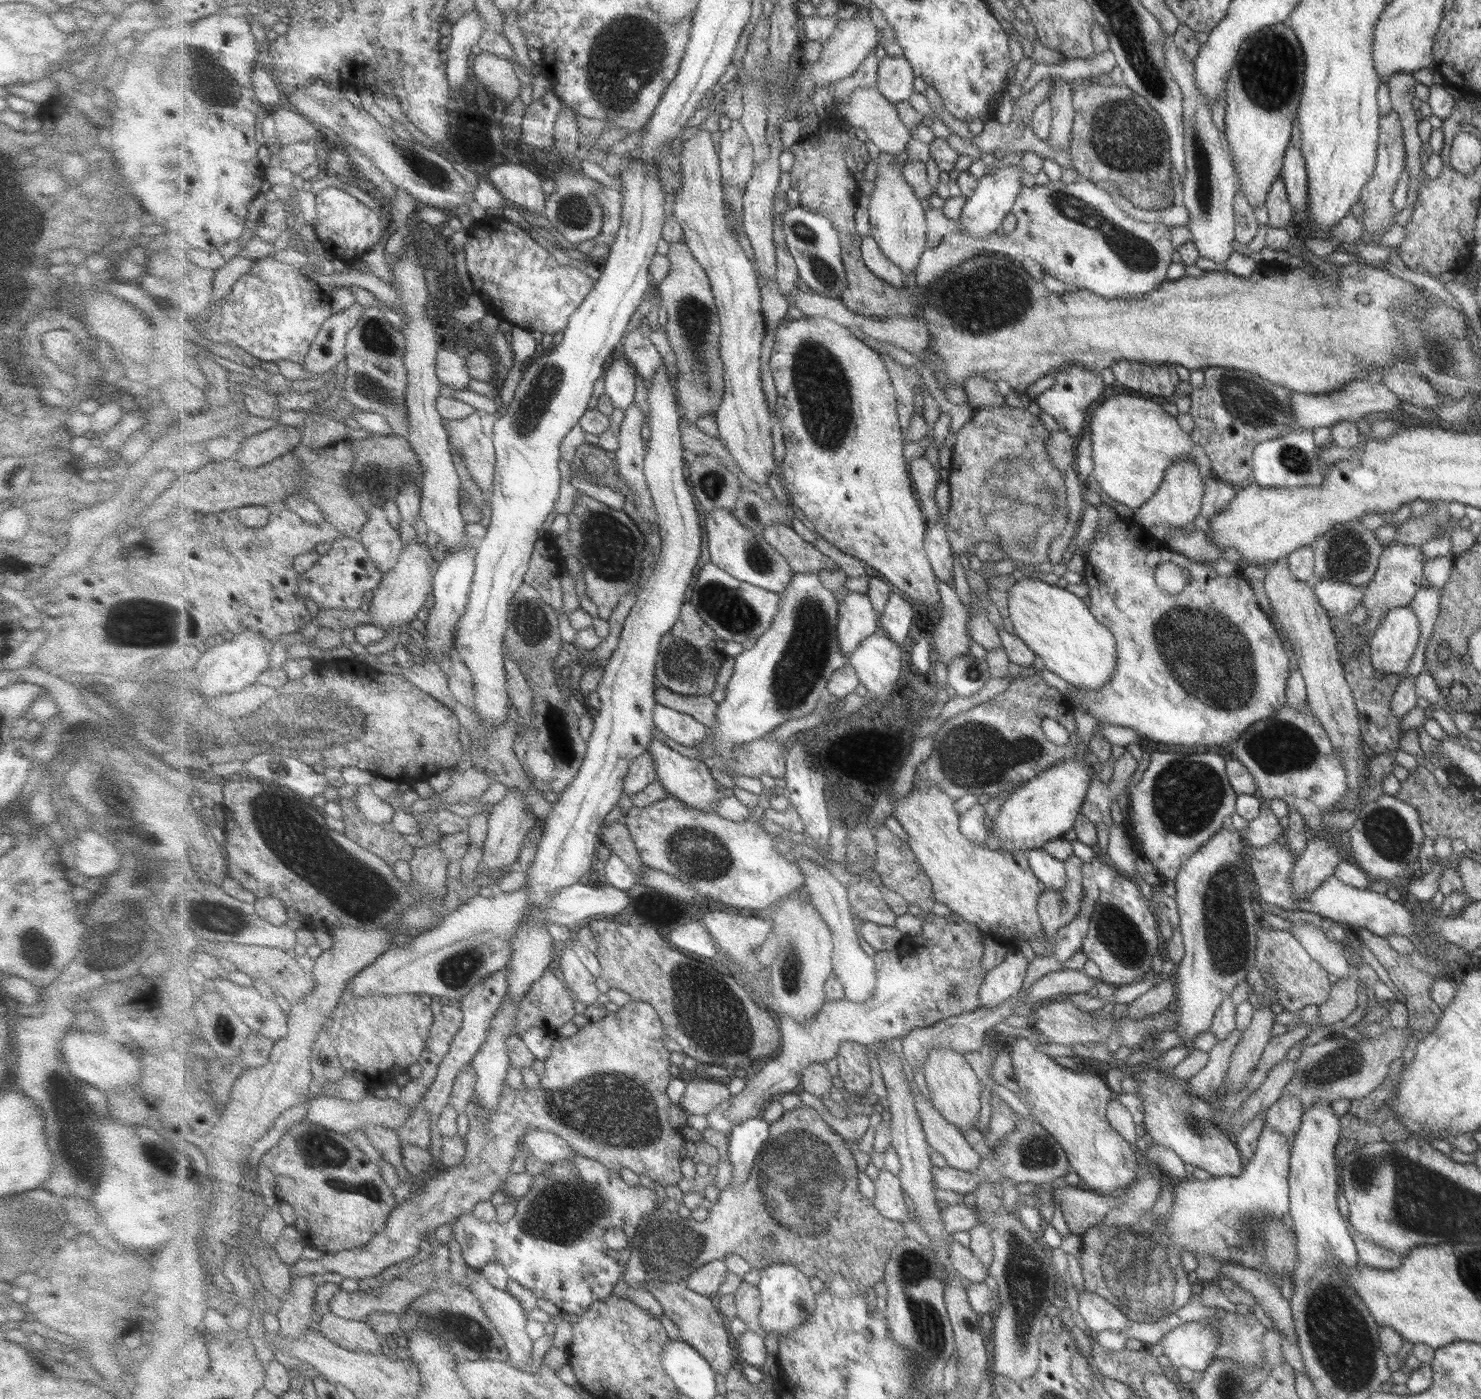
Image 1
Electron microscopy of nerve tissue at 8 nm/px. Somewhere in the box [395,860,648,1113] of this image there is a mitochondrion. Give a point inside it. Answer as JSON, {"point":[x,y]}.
{"point":[456,970]}

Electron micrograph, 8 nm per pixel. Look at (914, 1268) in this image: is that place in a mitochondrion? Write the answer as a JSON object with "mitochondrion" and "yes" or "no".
{"mitochondrion":"yes"}

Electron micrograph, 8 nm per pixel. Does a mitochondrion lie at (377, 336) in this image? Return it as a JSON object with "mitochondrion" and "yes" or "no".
{"mitochondrion":"yes"}

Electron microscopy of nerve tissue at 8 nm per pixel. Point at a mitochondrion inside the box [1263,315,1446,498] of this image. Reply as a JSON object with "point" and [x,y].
{"point":[1293,459]}

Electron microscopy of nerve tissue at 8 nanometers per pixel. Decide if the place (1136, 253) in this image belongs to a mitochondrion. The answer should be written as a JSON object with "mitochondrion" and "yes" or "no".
{"mitochondrion":"yes"}

